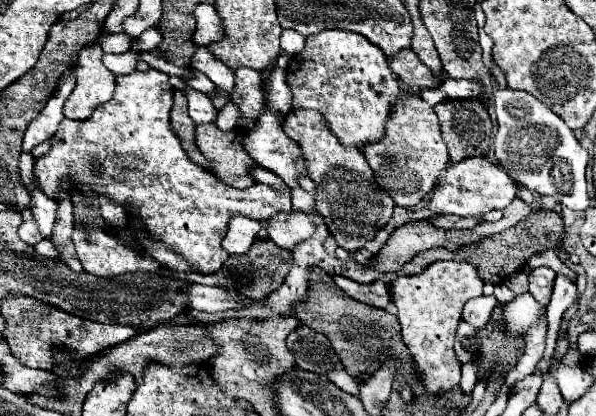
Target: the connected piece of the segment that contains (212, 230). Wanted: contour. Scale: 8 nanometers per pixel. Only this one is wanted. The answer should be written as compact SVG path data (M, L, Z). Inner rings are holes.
M149 68L147 72L135 70L131 74L117 76L113 98L97 106L95 114L89 120L69 122L67 118L63 118L57 134L53 136L51 152L35 160L35 174L41 190L45 190L49 198L57 198L61 178L69 176L71 186L77 182L83 184L81 188L85 196L89 196L93 190L95 194L109 194L123 208L127 208L129 204L135 206L137 216L141 218L141 222L145 222L145 230L149 232L149 236L177 248L179 254L193 266L197 266L201 274L213 274L229 258L229 254L221 248L221 240L227 232L229 218L239 212L255 220L271 220L275 214L291 210L291 194L289 190L279 192L277 188L267 184L253 184L251 188L245 190L233 190L221 184L209 170L197 166L195 162L189 162L187 154L181 150L181 144L177 142L177 136L169 130L171 102L173 88L169 84L169 76L159 70ZM93 158L97 158L97 162L105 166L105 178L93 178L93 174L89 174L89 170L93 170L93 166L89 166Z

